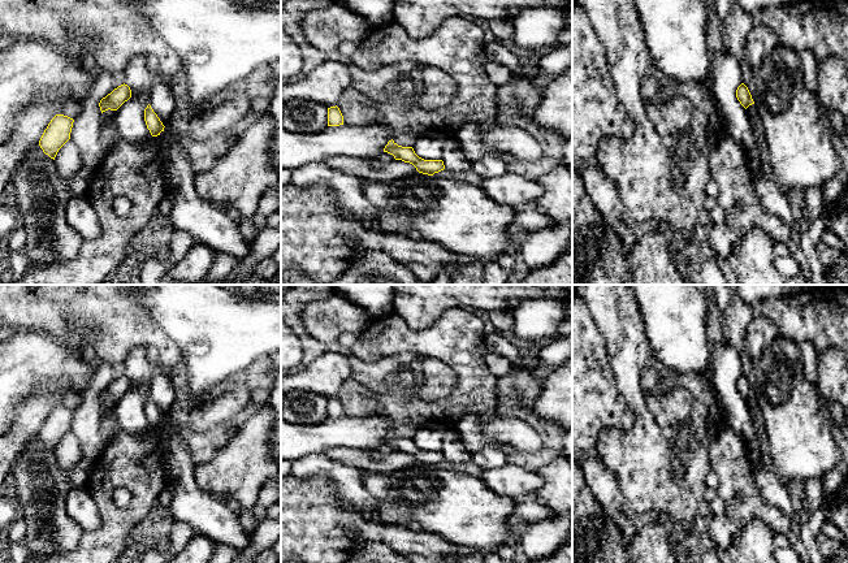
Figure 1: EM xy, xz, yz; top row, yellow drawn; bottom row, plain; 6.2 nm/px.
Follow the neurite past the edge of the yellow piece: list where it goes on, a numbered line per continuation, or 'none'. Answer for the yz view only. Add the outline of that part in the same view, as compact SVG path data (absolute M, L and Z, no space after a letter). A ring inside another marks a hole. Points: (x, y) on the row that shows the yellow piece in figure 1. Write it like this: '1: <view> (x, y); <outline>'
none

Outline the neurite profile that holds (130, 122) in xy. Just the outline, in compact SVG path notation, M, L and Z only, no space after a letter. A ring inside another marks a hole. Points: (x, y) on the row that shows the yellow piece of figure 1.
M142 55L130 59L122 70L124 83L130 87L131 98L117 109L114 122L124 140L143 144L153 138L144 121L144 109L150 104L155 74Z

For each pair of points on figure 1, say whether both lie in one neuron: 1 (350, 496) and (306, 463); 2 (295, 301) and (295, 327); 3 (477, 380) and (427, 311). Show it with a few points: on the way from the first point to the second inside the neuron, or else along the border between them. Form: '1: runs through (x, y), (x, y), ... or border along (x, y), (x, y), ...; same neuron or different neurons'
1: runs through (344, 484), (325, 466), (318, 464); same neuron
2: runs through (295, 307), (295, 320); same neuron
3: border along (462, 307), (448, 308), (420, 329), (403, 321); different neurons

